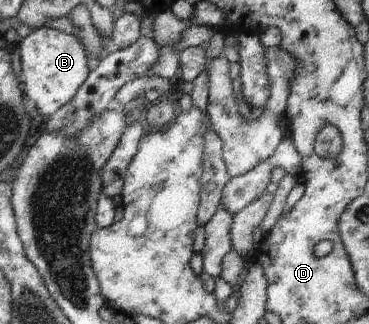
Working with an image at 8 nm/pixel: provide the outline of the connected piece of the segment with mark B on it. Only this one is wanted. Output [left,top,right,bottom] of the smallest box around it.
[18,27,90,115]

